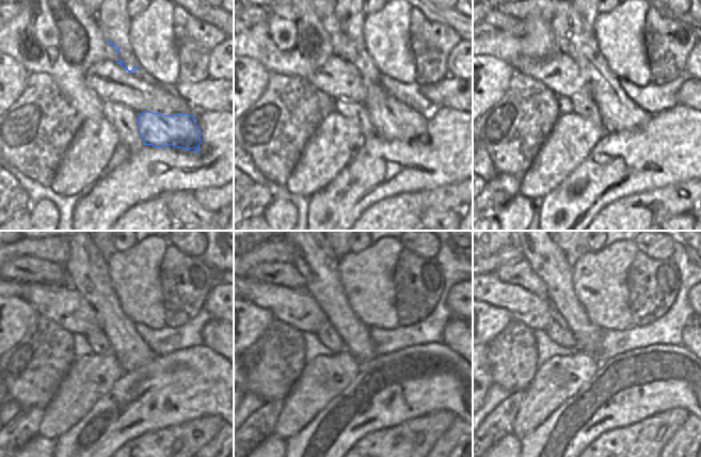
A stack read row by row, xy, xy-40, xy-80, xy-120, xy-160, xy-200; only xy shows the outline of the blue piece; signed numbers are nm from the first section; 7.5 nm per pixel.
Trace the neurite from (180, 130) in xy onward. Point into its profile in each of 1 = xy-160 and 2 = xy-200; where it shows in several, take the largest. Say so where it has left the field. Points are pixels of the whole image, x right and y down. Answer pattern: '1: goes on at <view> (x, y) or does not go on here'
1: goes on at xy-160 (316, 261)
2: goes on at xy-200 (542, 252)

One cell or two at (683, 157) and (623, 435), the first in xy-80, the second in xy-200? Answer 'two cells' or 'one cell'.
two cells

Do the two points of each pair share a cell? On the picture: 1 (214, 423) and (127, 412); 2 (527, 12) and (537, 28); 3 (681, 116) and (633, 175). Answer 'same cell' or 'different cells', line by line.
1: different cells
2: different cells
3: same cell

